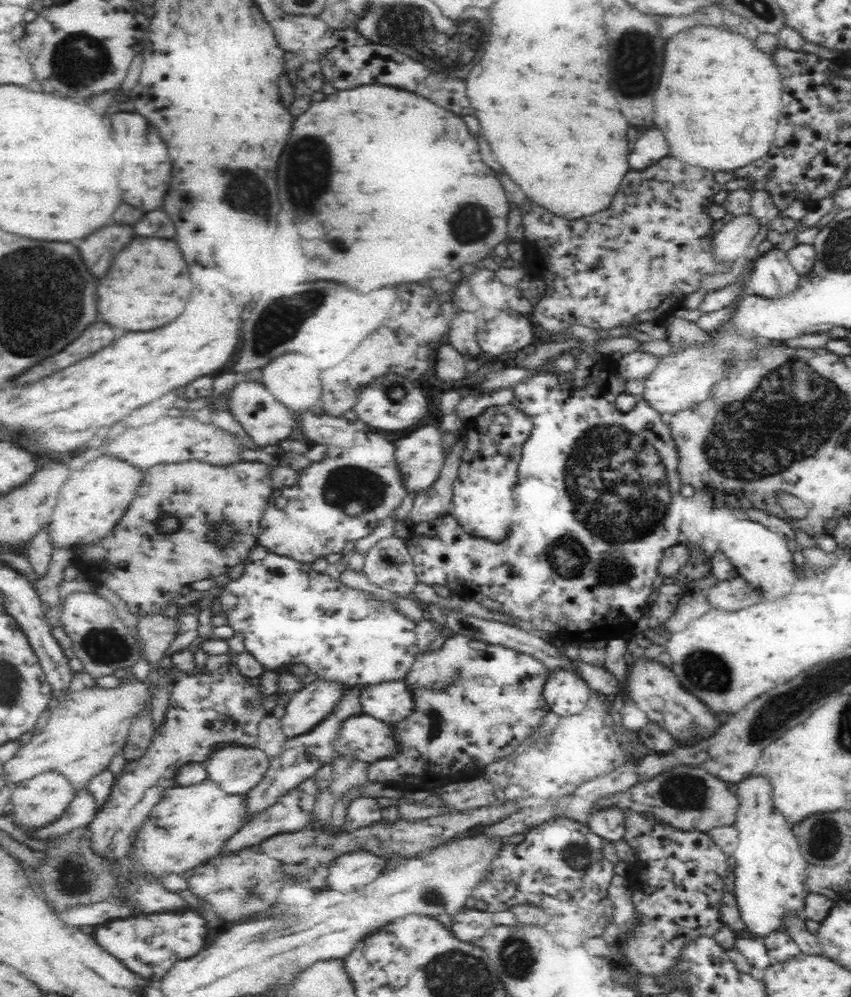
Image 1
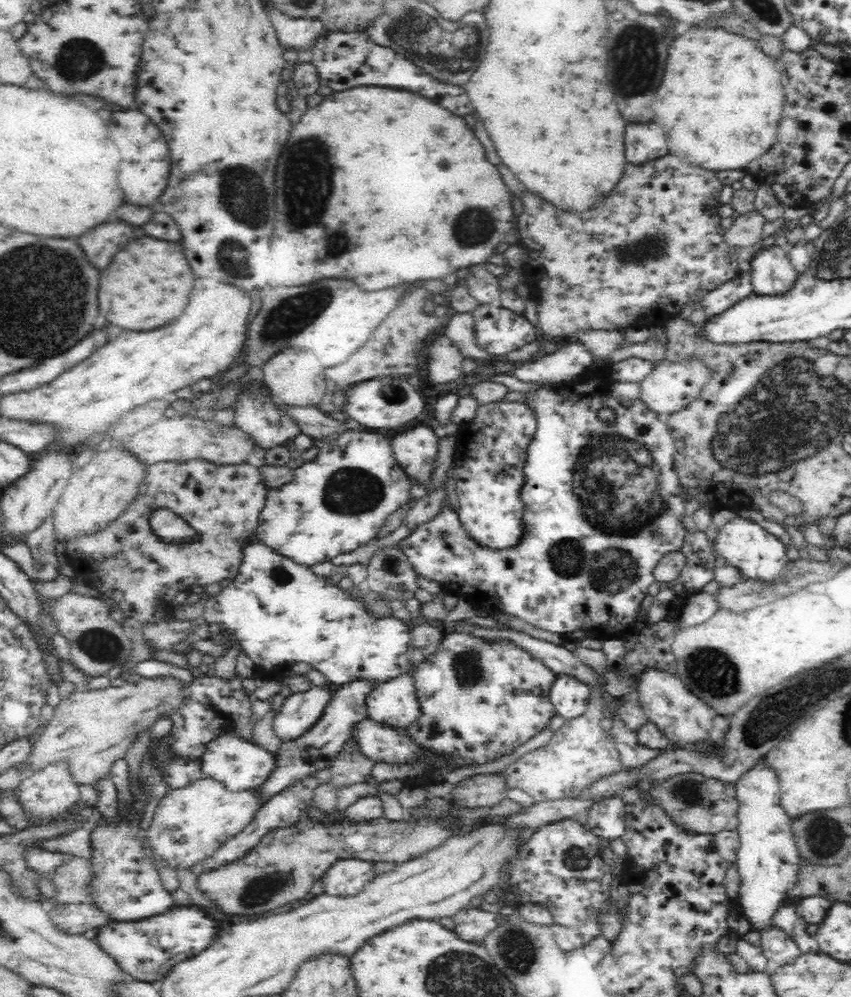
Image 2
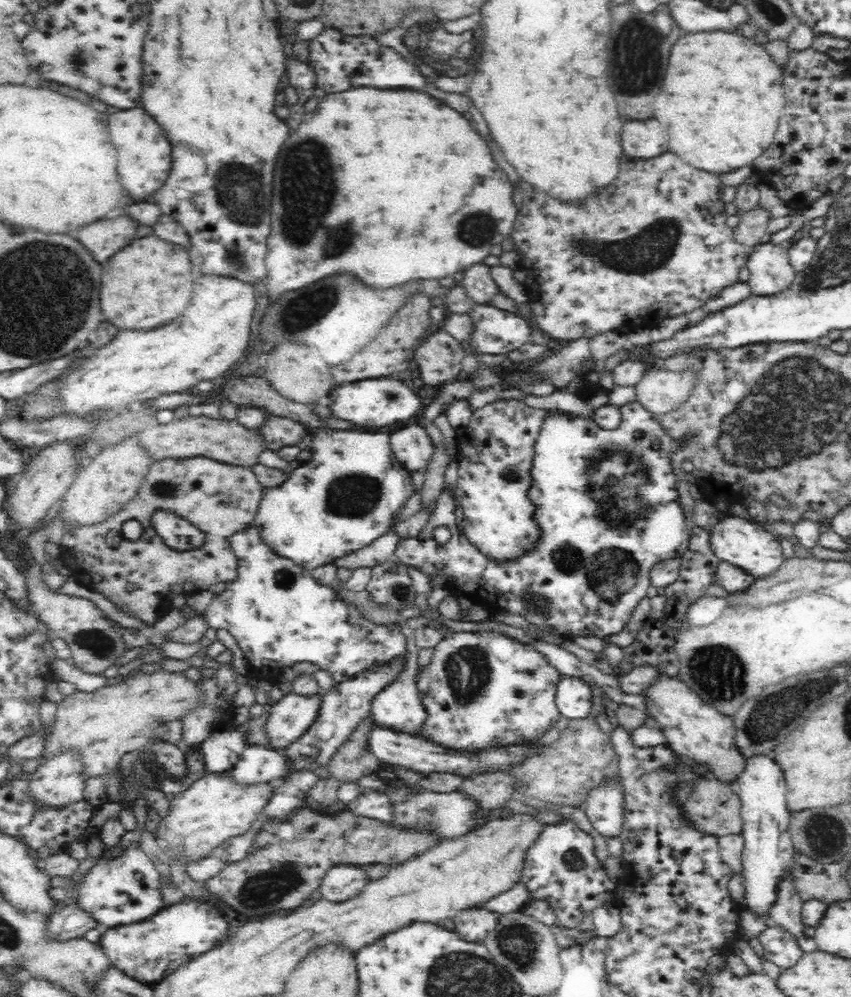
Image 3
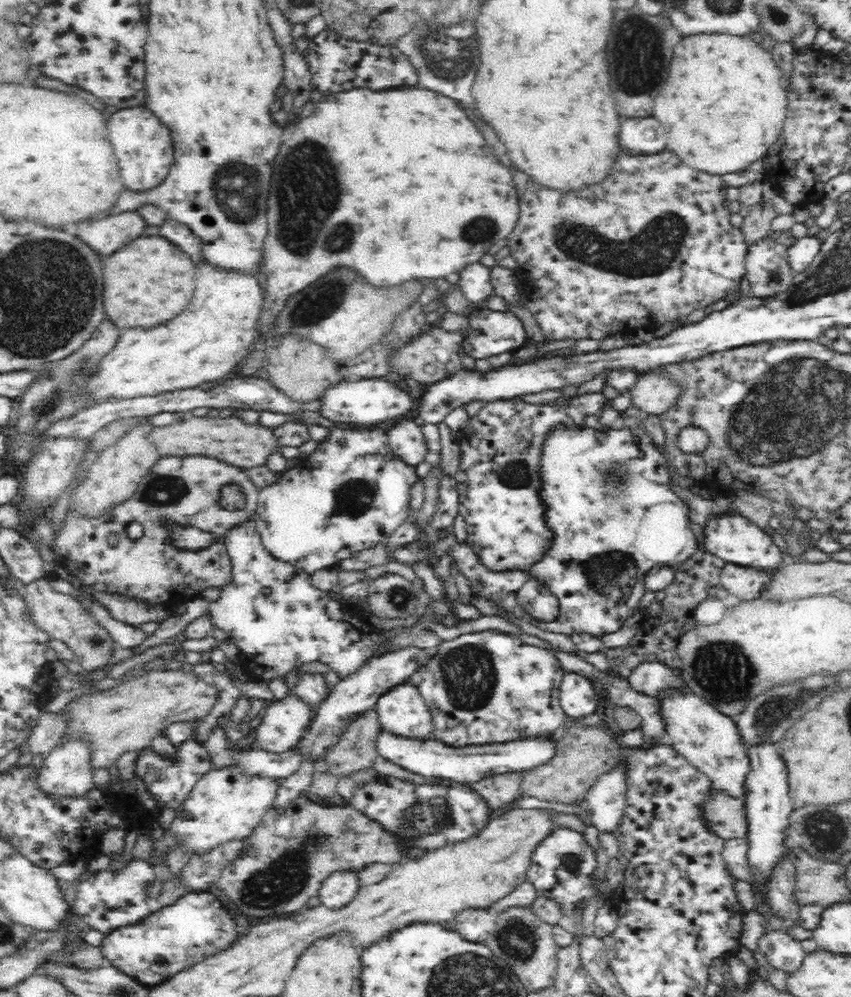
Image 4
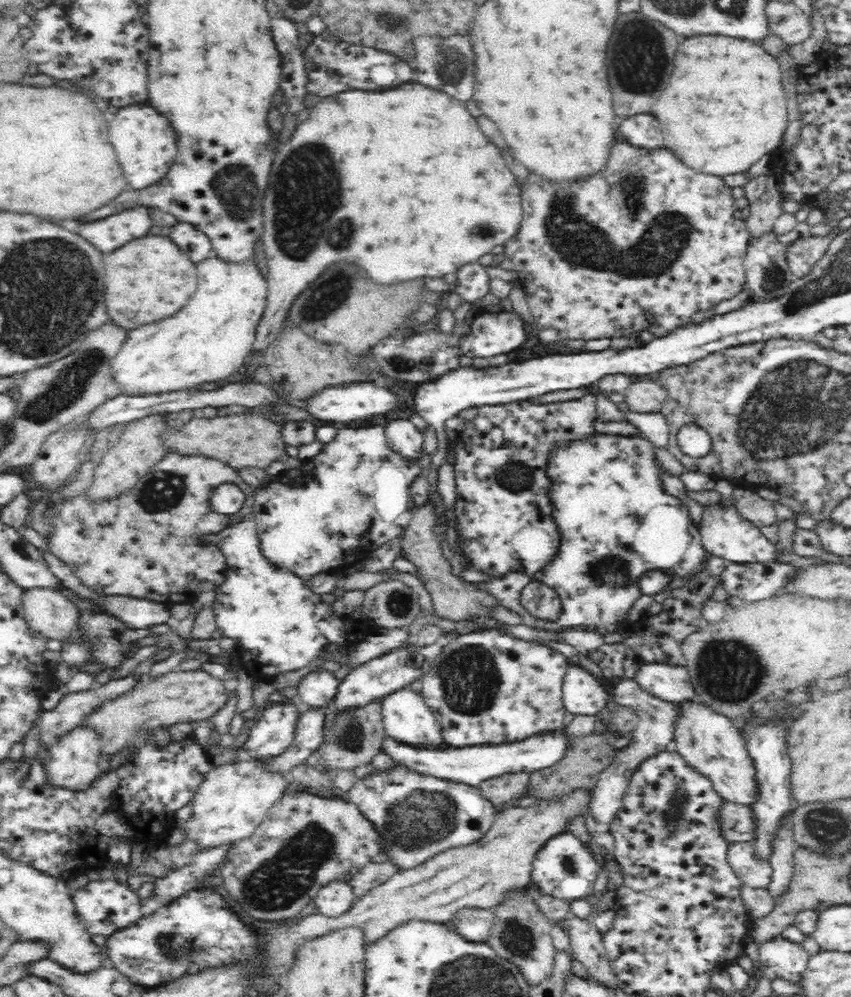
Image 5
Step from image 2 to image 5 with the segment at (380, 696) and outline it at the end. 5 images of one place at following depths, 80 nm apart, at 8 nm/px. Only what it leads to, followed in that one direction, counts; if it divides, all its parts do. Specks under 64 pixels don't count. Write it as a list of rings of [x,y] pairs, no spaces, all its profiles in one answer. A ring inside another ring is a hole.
[[[400,687],[380,700],[382,705],[381,721],[385,734],[400,742],[414,743],[424,747],[439,747],[444,744],[440,725],[432,710],[426,705],[421,693],[414,692],[411,687]]]

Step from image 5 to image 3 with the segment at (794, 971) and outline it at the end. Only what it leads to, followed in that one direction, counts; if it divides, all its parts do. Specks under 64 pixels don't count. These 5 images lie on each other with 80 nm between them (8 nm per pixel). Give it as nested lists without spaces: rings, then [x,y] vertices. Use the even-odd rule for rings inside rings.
[[[779,927],[766,928],[758,939],[764,948],[764,958],[781,969],[795,966],[804,953],[797,939]]]

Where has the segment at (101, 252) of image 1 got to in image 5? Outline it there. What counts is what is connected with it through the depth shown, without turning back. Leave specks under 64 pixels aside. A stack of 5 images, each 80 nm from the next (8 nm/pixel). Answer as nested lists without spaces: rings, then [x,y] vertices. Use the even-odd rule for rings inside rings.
[[[148,207],[134,208],[122,214],[114,214],[110,218],[94,220],[88,224],[78,226],[78,234],[96,246],[100,252],[108,254],[118,248],[122,248],[126,242],[140,238],[148,232],[152,226],[152,220],[148,214]]]

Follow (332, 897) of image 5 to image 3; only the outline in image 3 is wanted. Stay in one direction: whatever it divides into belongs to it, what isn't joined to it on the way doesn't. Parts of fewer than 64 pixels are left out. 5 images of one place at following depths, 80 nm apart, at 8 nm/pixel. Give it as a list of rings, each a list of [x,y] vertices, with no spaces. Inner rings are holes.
[[[338,863],[321,880],[319,892],[331,902],[344,902],[356,897],[370,881],[366,865],[360,863]]]

